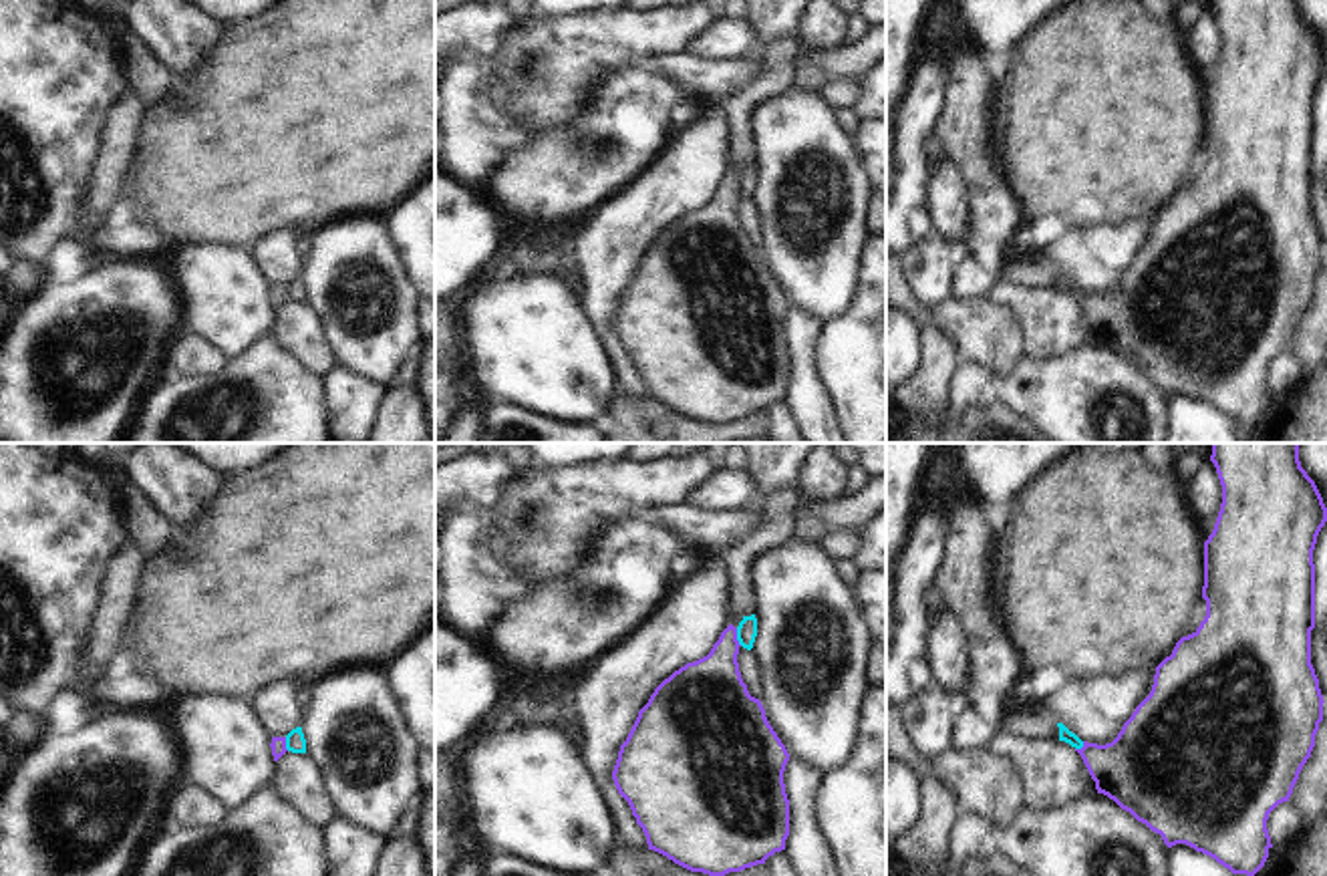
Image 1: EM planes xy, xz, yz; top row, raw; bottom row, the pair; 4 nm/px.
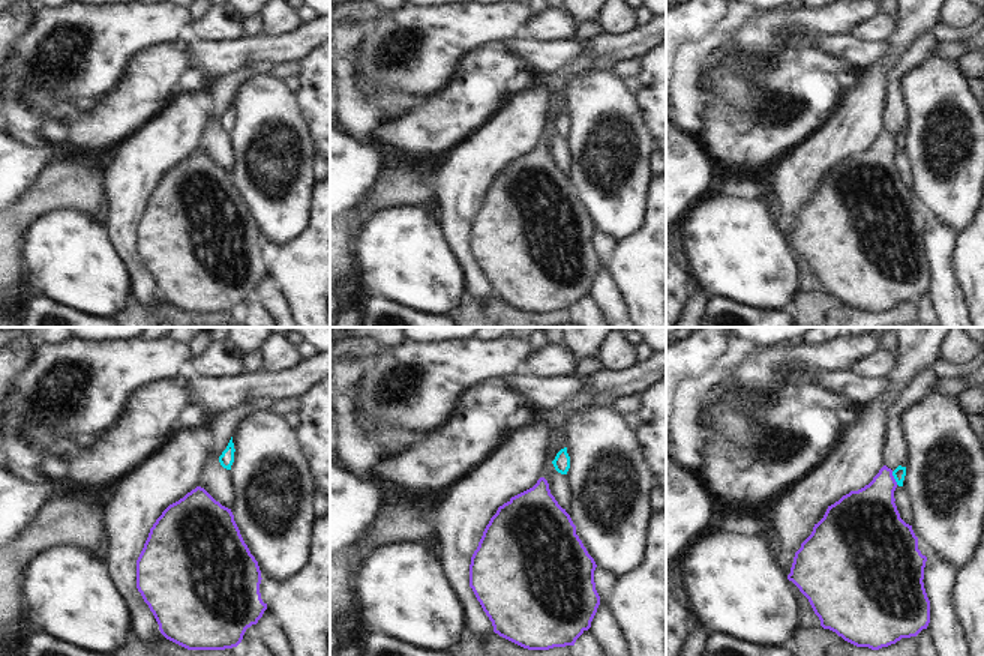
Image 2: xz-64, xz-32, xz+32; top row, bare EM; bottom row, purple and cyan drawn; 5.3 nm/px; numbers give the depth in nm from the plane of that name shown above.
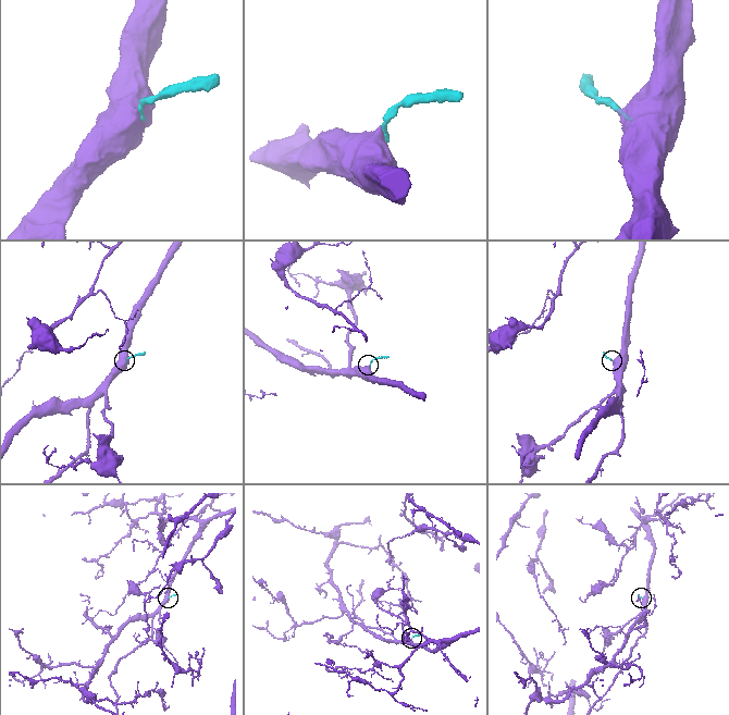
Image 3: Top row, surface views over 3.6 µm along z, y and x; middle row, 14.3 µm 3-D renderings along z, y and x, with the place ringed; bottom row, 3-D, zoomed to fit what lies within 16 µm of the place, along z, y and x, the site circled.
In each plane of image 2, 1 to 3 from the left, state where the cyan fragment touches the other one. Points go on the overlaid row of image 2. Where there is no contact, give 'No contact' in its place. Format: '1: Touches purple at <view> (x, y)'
1: No contact
2: No contact
3: Touches purple at xz+32 (893, 478).

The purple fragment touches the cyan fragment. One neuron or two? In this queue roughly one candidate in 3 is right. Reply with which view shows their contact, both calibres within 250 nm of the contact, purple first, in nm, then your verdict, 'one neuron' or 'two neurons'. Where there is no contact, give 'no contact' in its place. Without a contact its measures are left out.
xz | 280/80 nm | two neurons

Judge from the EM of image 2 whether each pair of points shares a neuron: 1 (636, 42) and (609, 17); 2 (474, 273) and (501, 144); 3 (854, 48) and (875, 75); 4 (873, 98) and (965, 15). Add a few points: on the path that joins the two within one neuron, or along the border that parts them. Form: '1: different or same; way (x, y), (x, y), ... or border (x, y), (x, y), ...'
1: different; border (636, 26), (624, 33), (603, 35)
2: same; way (459, 242), (459, 186), (470, 176)
3: different; border (887, 42), (888, 54), (858, 72)
4: different; border (938, 15), (939, 21)

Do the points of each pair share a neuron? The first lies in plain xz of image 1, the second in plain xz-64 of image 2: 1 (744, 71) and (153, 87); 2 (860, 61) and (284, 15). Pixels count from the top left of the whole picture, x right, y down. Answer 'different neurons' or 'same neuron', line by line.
1: different neurons
2: different neurons

